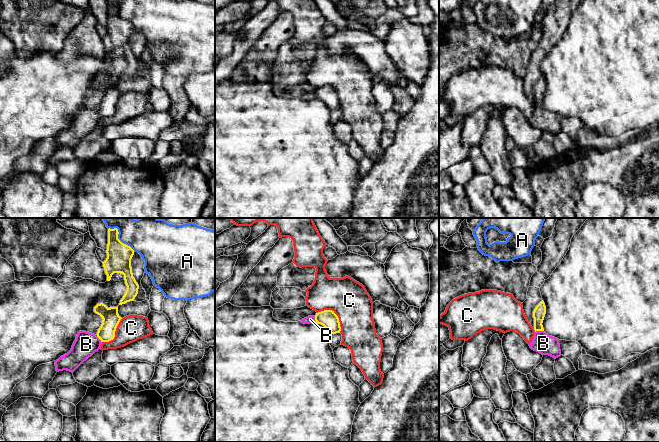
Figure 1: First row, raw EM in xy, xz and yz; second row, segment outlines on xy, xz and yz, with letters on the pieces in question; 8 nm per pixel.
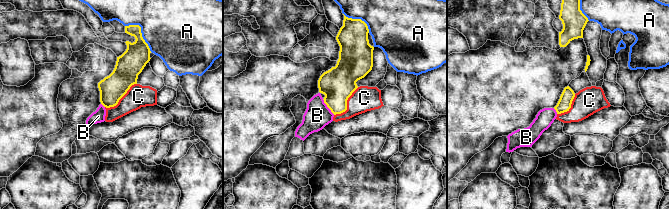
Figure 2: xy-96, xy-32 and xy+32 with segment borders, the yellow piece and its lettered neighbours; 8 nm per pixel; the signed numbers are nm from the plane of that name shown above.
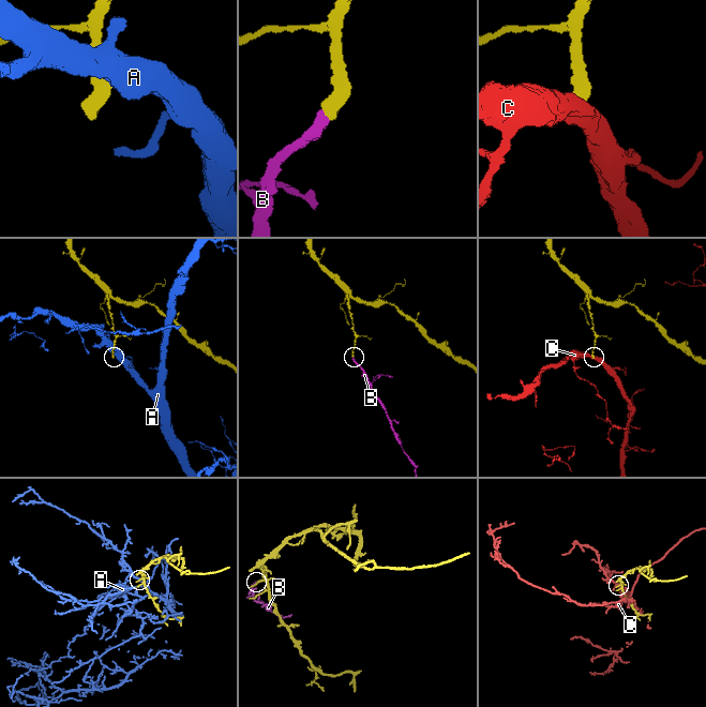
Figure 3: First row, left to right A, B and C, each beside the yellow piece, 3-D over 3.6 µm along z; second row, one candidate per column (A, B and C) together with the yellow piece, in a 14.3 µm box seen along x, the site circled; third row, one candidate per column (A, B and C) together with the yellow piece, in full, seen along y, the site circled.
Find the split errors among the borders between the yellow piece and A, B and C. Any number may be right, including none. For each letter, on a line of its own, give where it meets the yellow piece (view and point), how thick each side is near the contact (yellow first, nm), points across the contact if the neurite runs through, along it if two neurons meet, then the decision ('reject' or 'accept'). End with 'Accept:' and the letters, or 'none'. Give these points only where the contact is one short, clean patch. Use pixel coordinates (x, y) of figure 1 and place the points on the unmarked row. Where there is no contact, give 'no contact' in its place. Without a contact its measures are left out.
A: meets yellow in xy at (117, 13); 200 nm thick on the yellow side, 260 nm on the other; reject
B: meets yellow in yz at (539, 106); 100 nm thick on the yellow side, 160 nm on the other; runs through yz (539, 88), (539, 106), (540, 115), (543, 119); accept
C: meets yellow in xz at (335, 90); 140 nm thick on the yellow side, 320 nm on the other; border along xz (317, 88), (331, 86), (338, 94), (340, 108); reject
Accept: B

